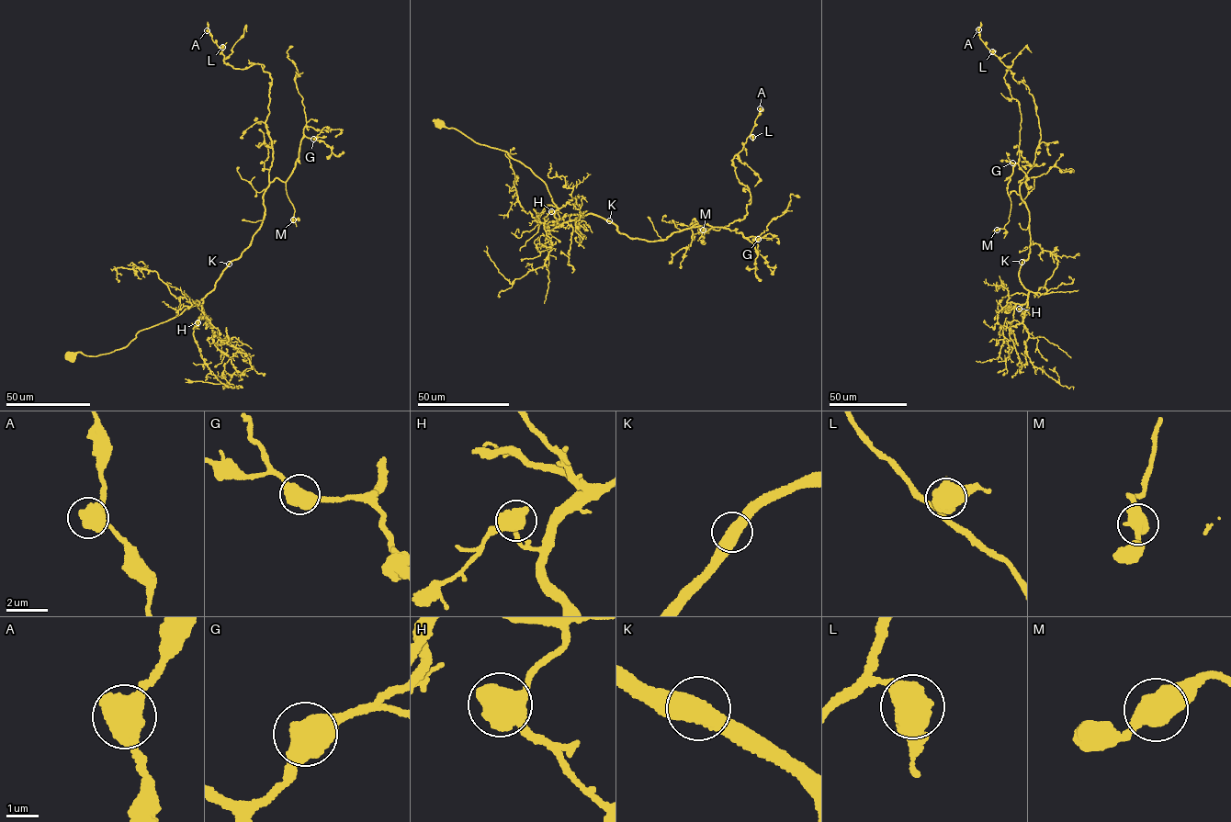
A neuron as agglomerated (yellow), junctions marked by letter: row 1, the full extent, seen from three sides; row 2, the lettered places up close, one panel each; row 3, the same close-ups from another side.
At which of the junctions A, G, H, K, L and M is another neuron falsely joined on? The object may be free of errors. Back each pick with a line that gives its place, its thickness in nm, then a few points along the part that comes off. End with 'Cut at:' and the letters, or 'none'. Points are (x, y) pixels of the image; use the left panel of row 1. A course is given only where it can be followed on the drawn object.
Cut at: none

